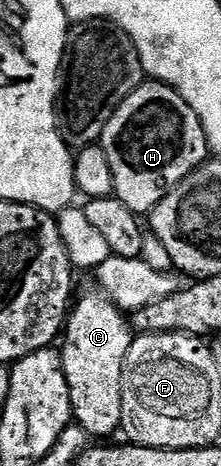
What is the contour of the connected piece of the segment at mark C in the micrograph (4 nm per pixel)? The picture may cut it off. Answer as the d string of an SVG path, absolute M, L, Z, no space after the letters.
M101 293L77 302L66 319L62 346L60 342L62 367L70 389L70 412L91 439L106 440L122 425L122 369L132 341L132 326L127 315Z

